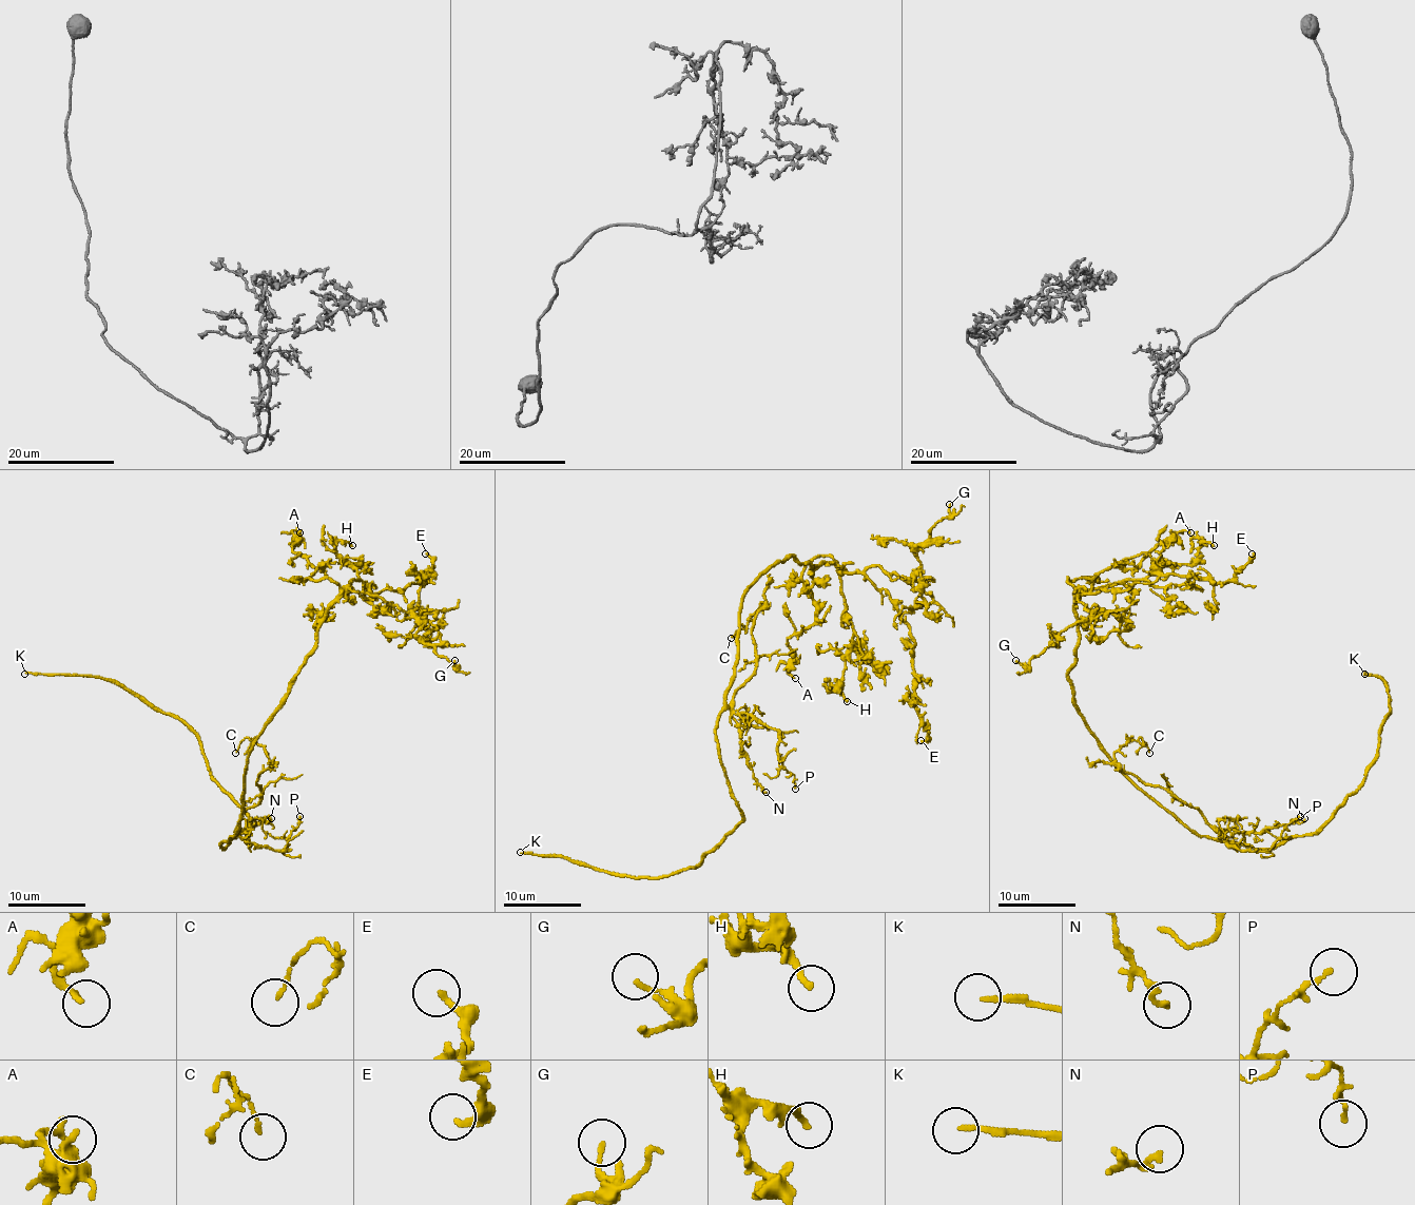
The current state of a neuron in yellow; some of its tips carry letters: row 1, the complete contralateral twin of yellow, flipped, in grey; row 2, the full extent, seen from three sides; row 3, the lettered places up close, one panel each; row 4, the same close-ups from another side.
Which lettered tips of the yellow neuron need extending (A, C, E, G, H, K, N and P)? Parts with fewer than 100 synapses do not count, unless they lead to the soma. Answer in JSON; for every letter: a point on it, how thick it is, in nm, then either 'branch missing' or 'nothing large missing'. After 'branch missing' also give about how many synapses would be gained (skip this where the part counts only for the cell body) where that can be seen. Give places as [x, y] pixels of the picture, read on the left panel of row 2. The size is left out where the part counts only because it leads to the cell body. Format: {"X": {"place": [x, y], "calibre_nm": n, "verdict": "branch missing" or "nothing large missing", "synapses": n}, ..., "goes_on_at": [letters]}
{"A": {"place": [299, 532], "calibre_nm": 220, "verdict": "nothing large missing"}, "C": {"place": [235, 753], "calibre_nm": 120, "verdict": "nothing large missing"}, "E": {"place": [425, 554], "calibre_nm": 200, "verdict": "nothing large missing"}, "G": {"place": [454, 660], "calibre_nm": 140, "verdict": "nothing large missing"}, "H": {"place": [352, 545], "calibre_nm": 220, "verdict": "nothing large missing"}, "K": {"place": [24, 674], "calibre_nm": 160, "verdict": "branch missing"}, "N": {"place": [271, 818], "calibre_nm": 160, "verdict": "nothing large missing"}, "P": {"place": [299, 816], "calibre_nm": 150, "verdict": "nothing large missing"}, "goes_on_at": ["K"]}

